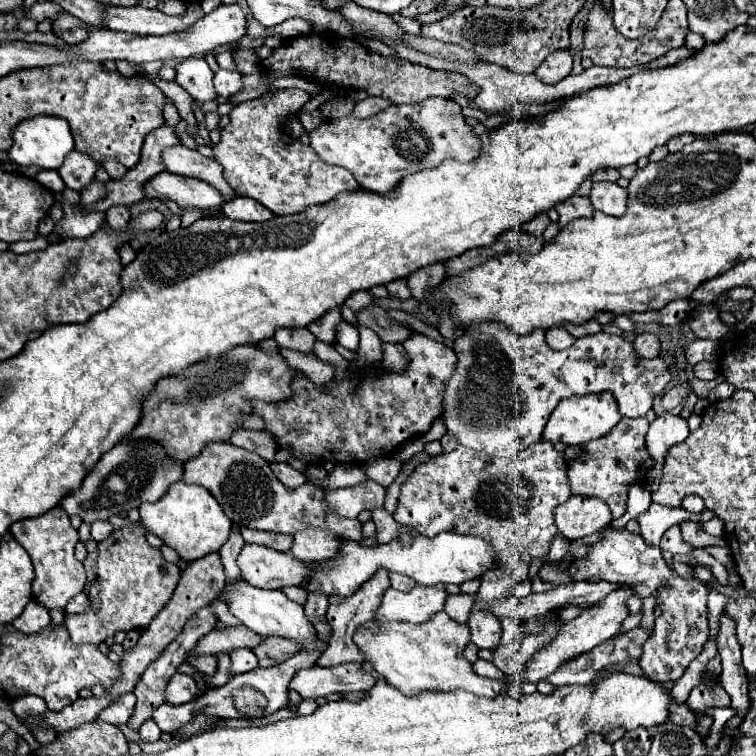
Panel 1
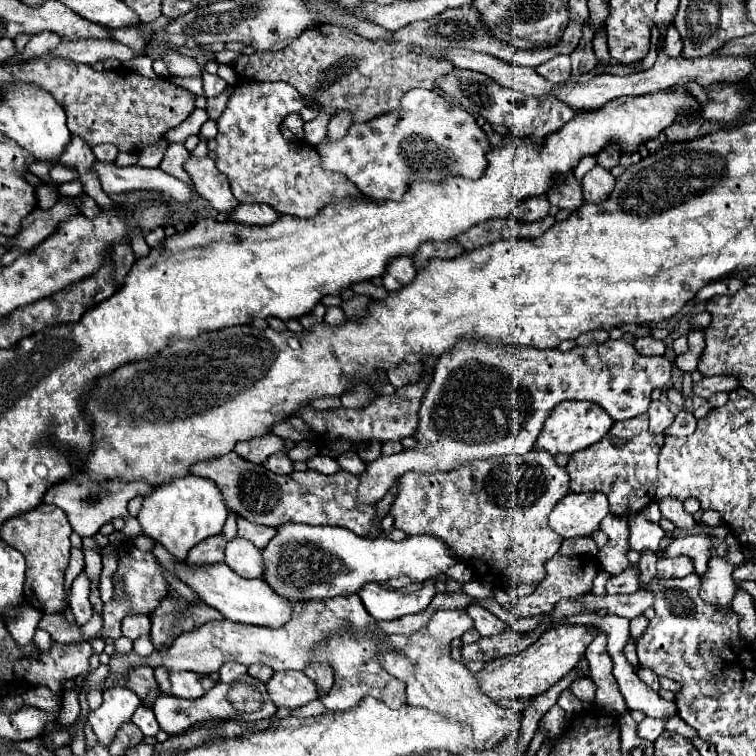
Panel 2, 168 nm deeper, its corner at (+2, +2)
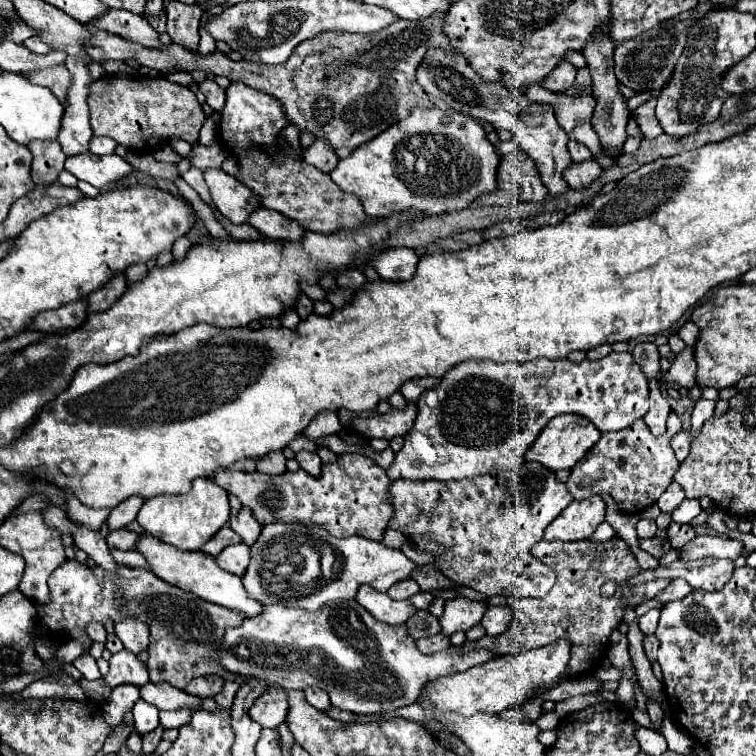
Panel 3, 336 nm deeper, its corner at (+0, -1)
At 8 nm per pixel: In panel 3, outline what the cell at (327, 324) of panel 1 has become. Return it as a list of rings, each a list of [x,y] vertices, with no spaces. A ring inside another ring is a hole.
[[[301,295],[301,297],[299,297],[299,301],[297,301],[297,305],[295,305],[295,311],[299,313],[299,317],[301,317],[301,319],[309,317],[309,315],[313,313],[313,301],[311,301],[307,295]]]

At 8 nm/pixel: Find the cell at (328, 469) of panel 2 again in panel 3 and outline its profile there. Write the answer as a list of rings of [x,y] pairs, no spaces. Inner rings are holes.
[[[299,451],[295,459],[299,461],[301,469],[305,469],[307,473],[311,473],[311,475],[317,475],[317,473],[321,473],[321,465],[323,465],[323,463],[321,463],[321,459],[319,459],[319,455],[317,455],[317,453]]]

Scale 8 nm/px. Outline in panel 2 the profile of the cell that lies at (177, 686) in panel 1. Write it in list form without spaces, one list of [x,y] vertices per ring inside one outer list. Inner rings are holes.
[[[175,672],[171,674],[171,692],[179,698],[201,698],[207,690],[211,690],[215,682],[209,676],[201,676],[195,672]]]

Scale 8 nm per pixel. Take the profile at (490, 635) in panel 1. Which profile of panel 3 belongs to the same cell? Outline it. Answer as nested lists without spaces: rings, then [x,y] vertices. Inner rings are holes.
[[[487,607],[485,615],[481,619],[481,625],[485,627],[489,637],[497,637],[509,627],[511,621],[513,621],[511,607]]]

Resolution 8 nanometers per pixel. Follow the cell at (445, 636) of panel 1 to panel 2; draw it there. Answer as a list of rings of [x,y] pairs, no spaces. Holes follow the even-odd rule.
[[[437,610],[423,630],[409,636],[411,642],[407,648],[403,648],[399,654],[383,654],[383,668],[407,684],[409,706],[427,708],[453,722],[469,724],[475,744],[499,744],[505,738],[509,744],[519,742],[523,714],[513,712],[511,708],[501,708],[479,692],[475,676],[465,668],[465,664],[451,658],[451,640],[461,638],[461,634],[471,626],[473,622],[465,610]]]

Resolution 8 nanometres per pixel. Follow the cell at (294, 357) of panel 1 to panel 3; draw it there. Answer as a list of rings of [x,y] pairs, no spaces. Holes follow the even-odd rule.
[[[323,411],[323,413],[317,413],[315,419],[309,423],[309,427],[303,431],[305,437],[309,439],[319,439],[319,437],[325,437],[325,435],[333,435],[333,433],[339,433],[343,427],[339,423],[339,417],[335,411]]]

